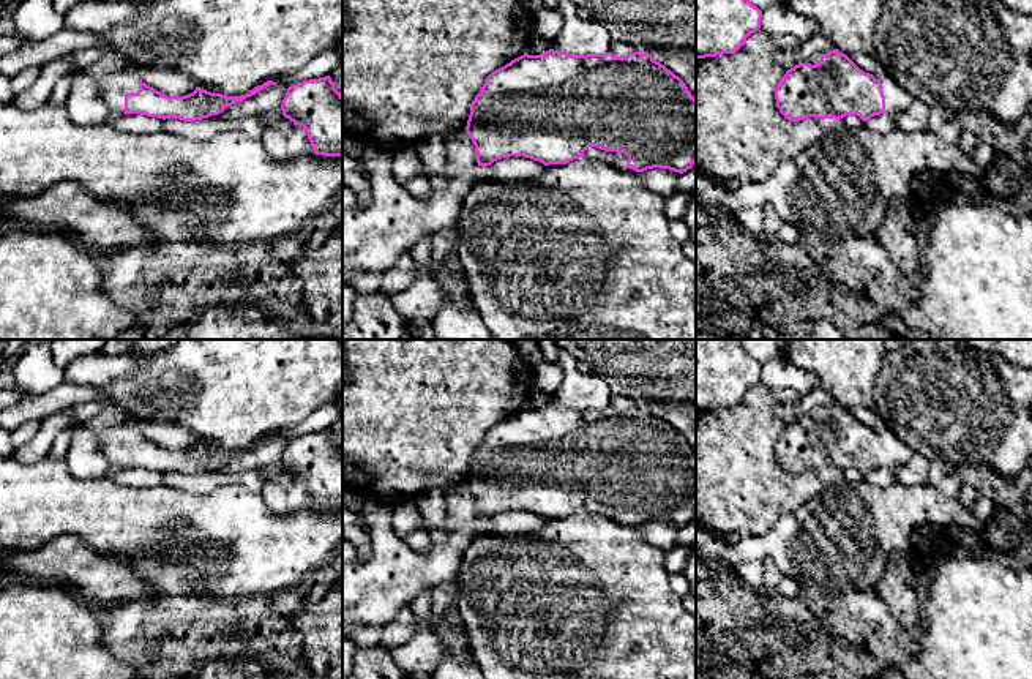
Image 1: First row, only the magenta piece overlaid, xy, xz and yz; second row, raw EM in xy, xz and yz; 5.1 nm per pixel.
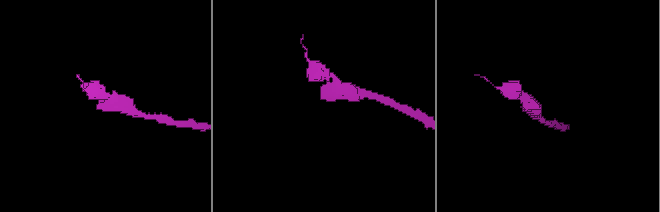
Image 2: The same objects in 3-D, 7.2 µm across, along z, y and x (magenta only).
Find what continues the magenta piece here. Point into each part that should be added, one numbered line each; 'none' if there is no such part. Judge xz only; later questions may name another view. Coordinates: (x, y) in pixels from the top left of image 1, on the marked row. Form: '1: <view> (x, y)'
1: xz (617, 160)
2: xz (373, 239)

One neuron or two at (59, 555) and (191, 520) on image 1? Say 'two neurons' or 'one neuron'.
two neurons

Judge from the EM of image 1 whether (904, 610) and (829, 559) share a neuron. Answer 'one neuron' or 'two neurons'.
two neurons

